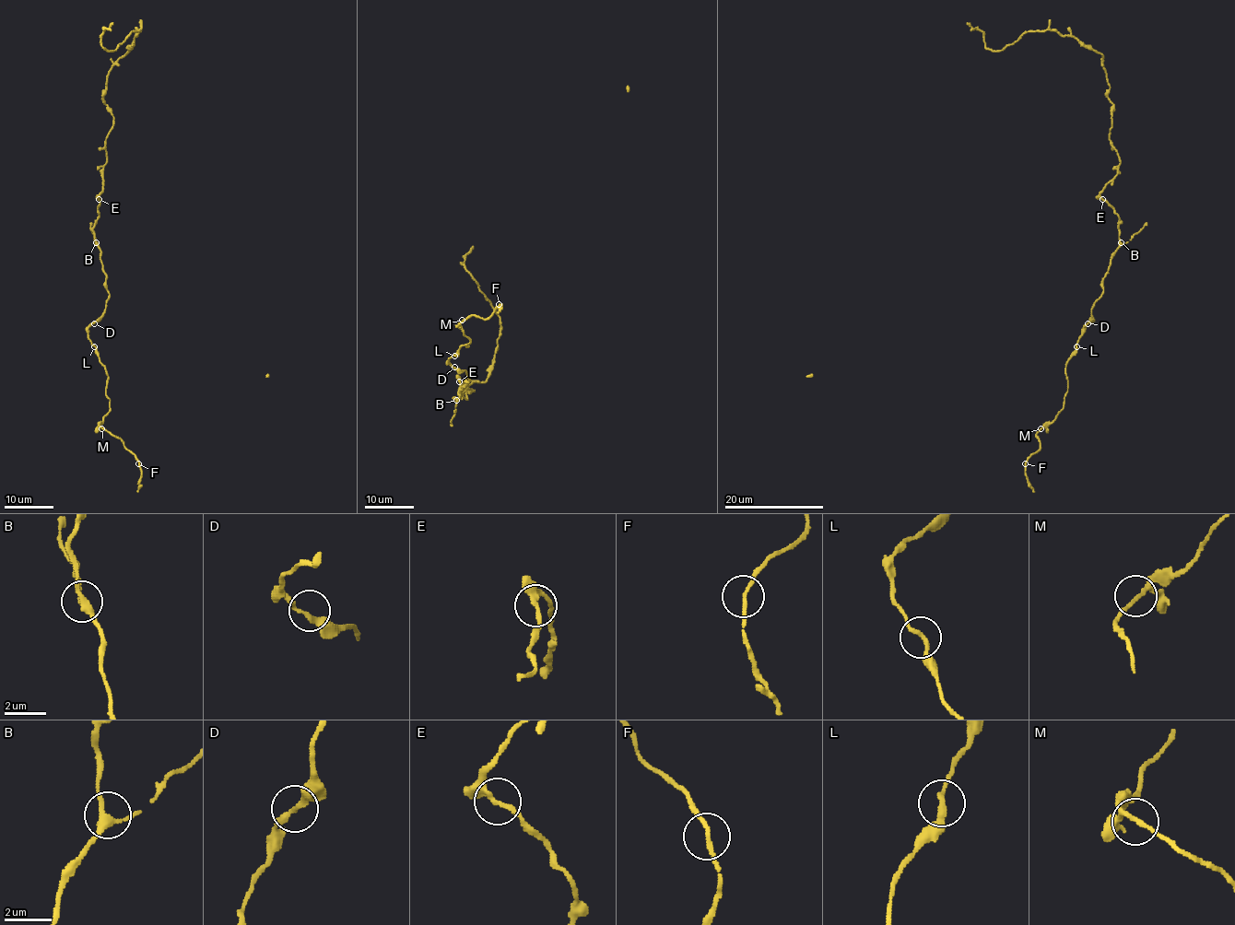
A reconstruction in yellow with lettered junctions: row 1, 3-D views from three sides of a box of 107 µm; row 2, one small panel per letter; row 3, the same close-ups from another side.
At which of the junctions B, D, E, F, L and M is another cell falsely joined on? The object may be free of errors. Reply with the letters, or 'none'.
none

